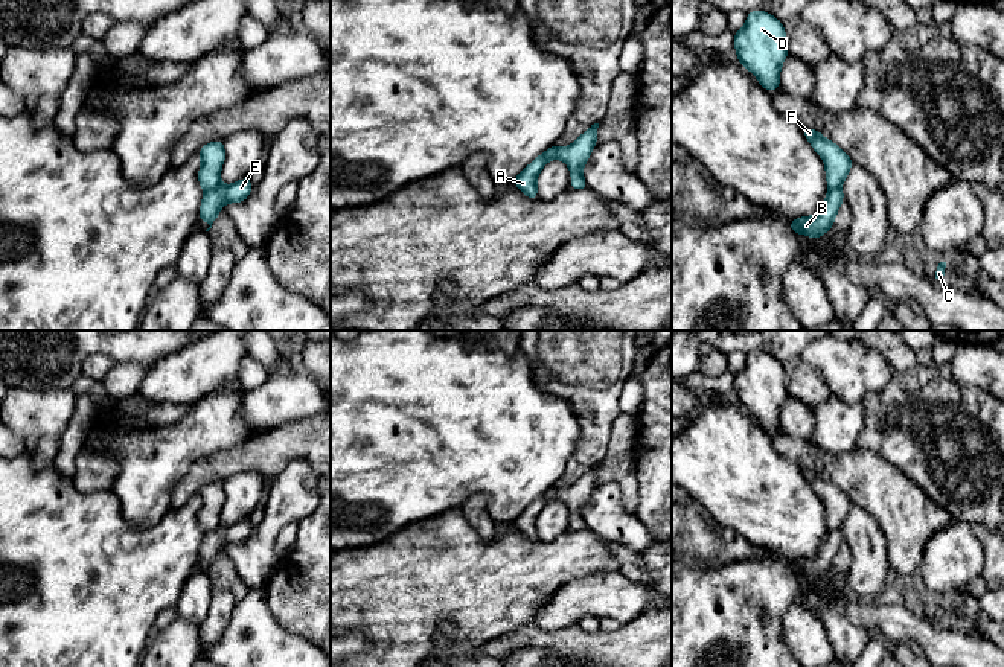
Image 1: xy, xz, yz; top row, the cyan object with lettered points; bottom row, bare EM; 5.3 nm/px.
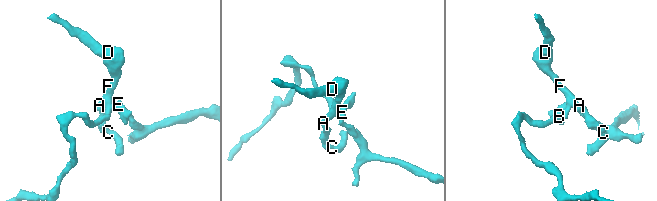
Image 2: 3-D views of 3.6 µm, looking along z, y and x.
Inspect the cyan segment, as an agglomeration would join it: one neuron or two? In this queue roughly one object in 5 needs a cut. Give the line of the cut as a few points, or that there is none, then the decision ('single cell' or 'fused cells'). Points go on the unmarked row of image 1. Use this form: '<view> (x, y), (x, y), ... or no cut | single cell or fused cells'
xy (220, 526), (206, 533) | fused cells

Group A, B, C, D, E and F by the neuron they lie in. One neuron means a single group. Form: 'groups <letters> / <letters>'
groups A C D F / B E

